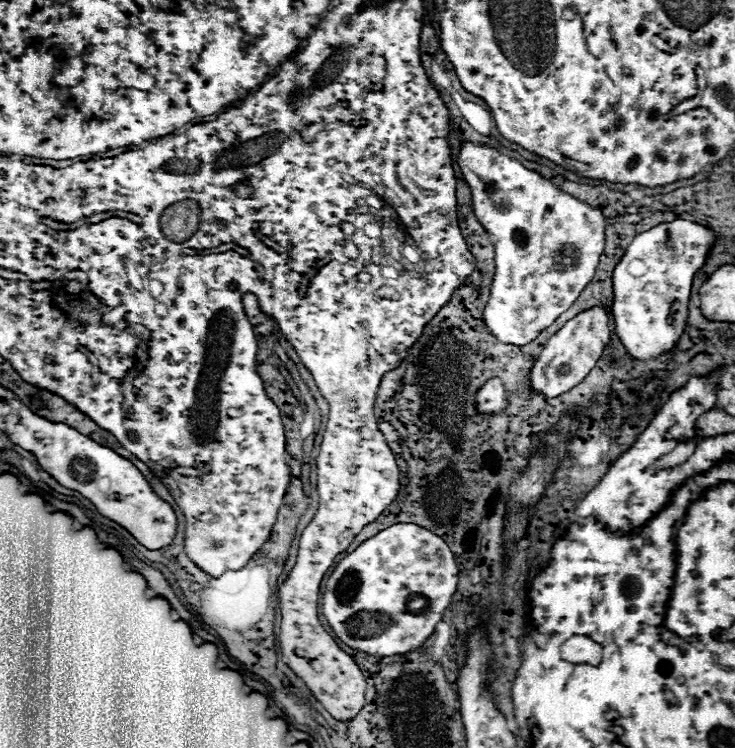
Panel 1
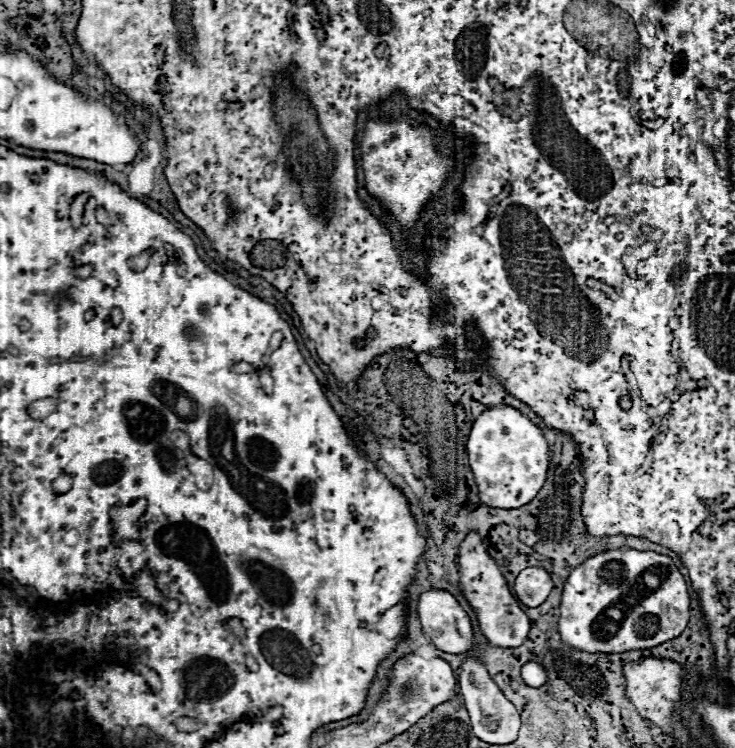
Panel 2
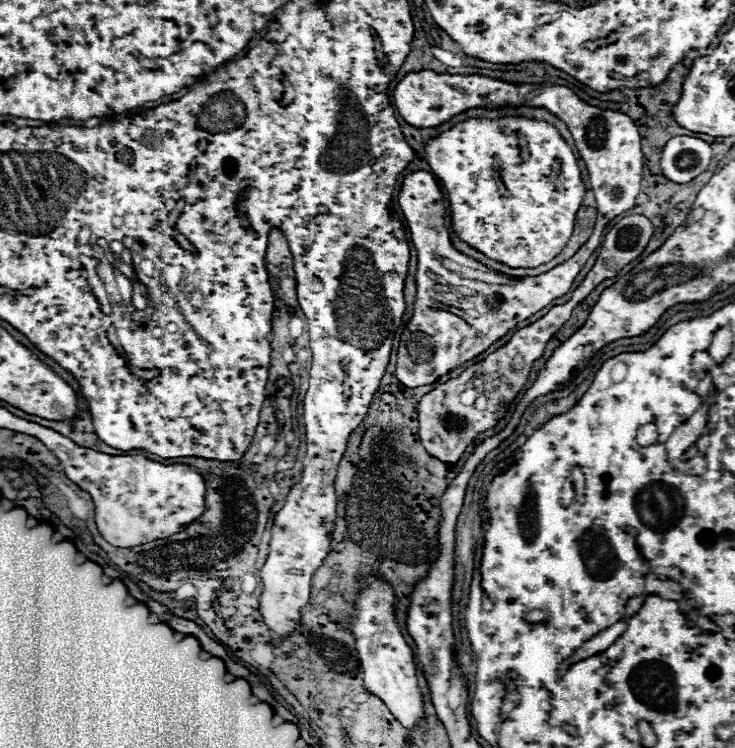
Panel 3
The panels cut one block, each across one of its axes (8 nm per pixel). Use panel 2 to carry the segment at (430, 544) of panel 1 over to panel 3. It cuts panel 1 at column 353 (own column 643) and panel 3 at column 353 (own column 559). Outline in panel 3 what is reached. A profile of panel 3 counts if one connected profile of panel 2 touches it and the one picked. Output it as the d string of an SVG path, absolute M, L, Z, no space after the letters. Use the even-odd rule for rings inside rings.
M368 576L366 582L368 582L368 588L358 596L356 618L352 620L356 650L358 650L360 666L364 670L364 688L370 694L376 694L402 726L410 728L424 714L414 654L396 624L396 618L392 612L392 604L396 598L392 588L374 576Z

